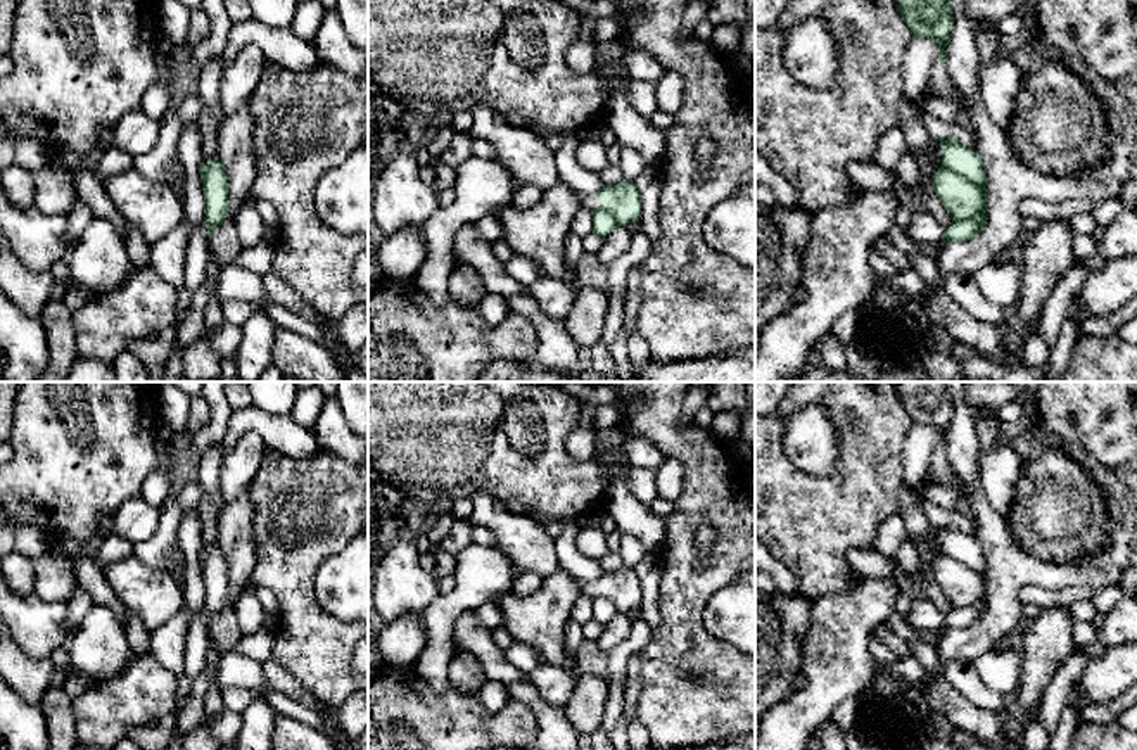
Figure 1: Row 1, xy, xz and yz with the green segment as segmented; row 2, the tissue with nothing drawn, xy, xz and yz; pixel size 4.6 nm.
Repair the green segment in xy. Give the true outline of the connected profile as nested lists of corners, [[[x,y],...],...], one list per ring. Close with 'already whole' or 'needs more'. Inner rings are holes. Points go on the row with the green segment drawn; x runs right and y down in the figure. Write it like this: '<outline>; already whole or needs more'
[[[214,156],[200,166],[202,190],[206,197],[204,226],[211,237],[228,214],[228,175],[223,162]]]; already whole

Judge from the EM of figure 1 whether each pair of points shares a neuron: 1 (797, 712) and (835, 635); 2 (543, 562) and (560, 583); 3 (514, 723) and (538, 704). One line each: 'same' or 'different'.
1: same
2: different
3: different

